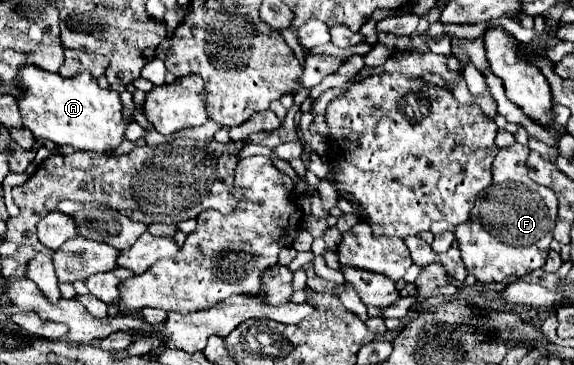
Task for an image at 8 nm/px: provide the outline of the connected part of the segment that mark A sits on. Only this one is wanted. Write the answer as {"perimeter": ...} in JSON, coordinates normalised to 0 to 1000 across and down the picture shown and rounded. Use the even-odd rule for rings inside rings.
{"perimeter":[[[42,181],[31,203],[31,225],[45,241],[42,268],[31,274],[31,296],[38,307],[42,345],[49,345],[63,378],[178,427],[192,427],[192,416],[213,395],[226,323],[213,307],[216,290],[206,252],[192,241],[178,247],[157,197],[108,214],[105,203],[80,197],[66,181]]]}

